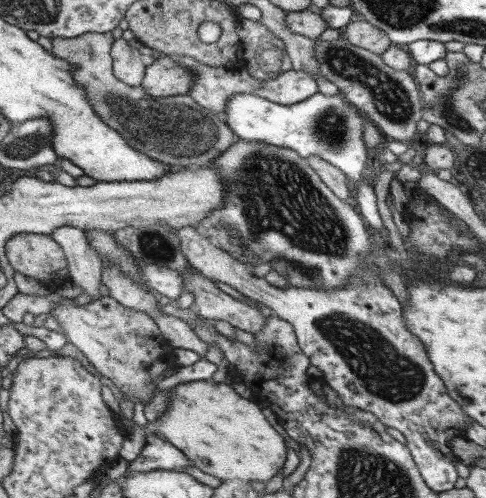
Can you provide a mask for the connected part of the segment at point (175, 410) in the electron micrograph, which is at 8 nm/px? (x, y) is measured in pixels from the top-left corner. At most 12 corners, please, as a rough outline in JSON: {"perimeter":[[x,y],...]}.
{"perimeter":[[211,379],[171,386],[145,424],[221,481],[267,482],[283,438]]}

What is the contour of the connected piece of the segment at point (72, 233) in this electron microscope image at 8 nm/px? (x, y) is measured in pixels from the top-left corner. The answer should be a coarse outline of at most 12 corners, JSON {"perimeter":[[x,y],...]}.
{"perimeter":[[82,229],[49,235],[61,247],[70,282],[89,303],[101,296],[101,258]]}

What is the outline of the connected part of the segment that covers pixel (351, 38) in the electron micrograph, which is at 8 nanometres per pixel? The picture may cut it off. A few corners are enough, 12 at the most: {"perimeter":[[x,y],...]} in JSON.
{"perimeter":[[362,19],[340,33],[348,44],[379,56],[391,45]]}

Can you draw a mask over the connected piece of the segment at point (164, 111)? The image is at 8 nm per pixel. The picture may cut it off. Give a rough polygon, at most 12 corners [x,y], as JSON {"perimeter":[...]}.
{"perimeter":[[111,31],[51,39],[93,111],[135,151],[200,166],[239,140],[189,96],[113,76]]}

